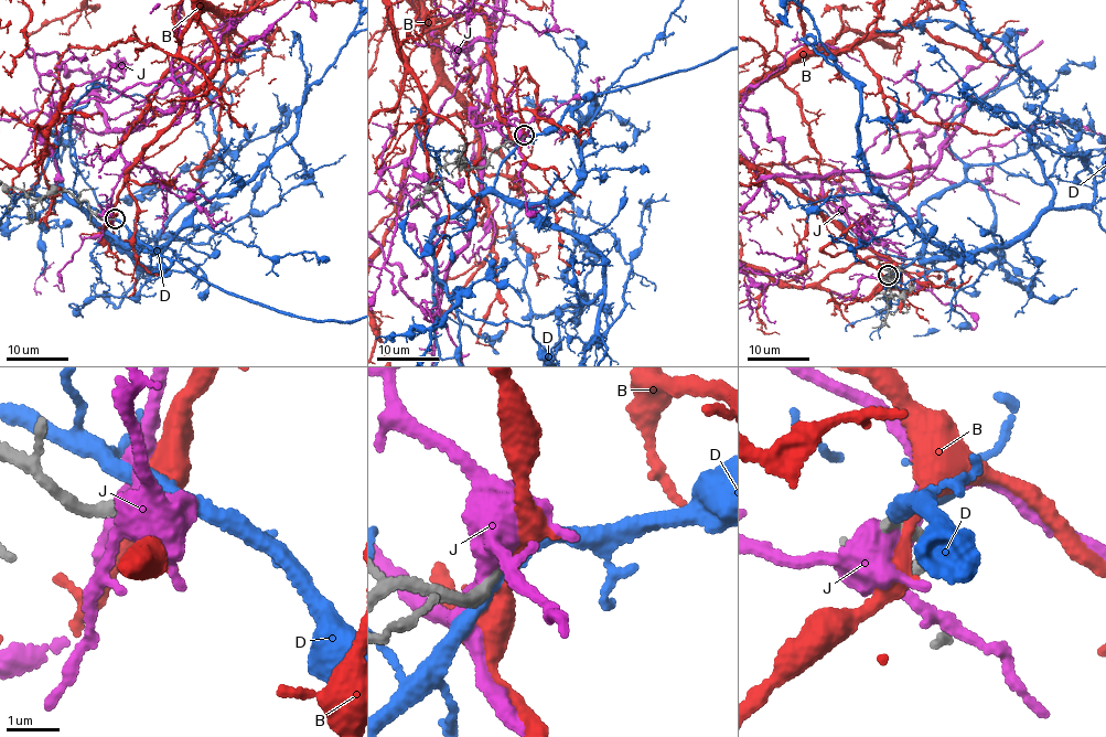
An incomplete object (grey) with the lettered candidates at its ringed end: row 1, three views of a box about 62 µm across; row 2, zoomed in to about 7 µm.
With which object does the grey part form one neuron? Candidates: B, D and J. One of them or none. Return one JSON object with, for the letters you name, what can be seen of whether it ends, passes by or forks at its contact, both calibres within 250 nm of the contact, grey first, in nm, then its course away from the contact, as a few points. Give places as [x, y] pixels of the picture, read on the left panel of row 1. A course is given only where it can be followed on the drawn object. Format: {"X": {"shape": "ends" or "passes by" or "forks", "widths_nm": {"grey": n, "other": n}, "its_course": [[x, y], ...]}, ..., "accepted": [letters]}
{"accepted": []}

